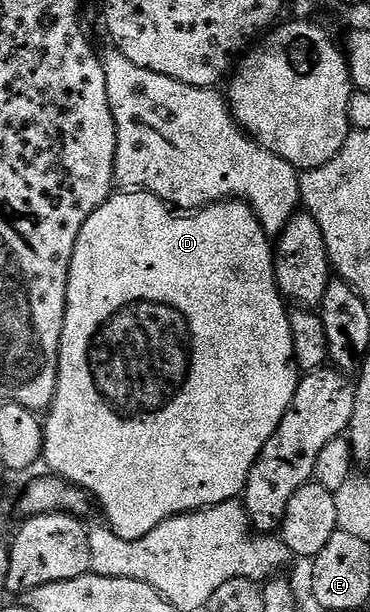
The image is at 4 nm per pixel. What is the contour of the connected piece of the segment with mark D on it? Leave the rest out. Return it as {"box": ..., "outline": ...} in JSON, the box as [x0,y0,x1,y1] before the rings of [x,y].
{"box":[42,189,301,539],"outline":[[[142,189],[112,194],[94,211],[89,221],[85,221],[73,249],[67,278],[67,312],[59,346],[59,376],[55,396],[42,420],[42,462],[47,463],[46,470],[77,485],[98,506],[100,503],[107,518],[104,519],[106,526],[122,539],[145,537],[145,533],[157,529],[161,521],[175,515],[238,500],[261,449],[265,449],[269,437],[273,437],[277,425],[281,425],[301,378],[301,372],[295,366],[291,321],[288,312],[283,312],[283,306],[285,300],[275,284],[272,240],[246,203],[224,201],[190,213],[176,213],[162,199]]]}

